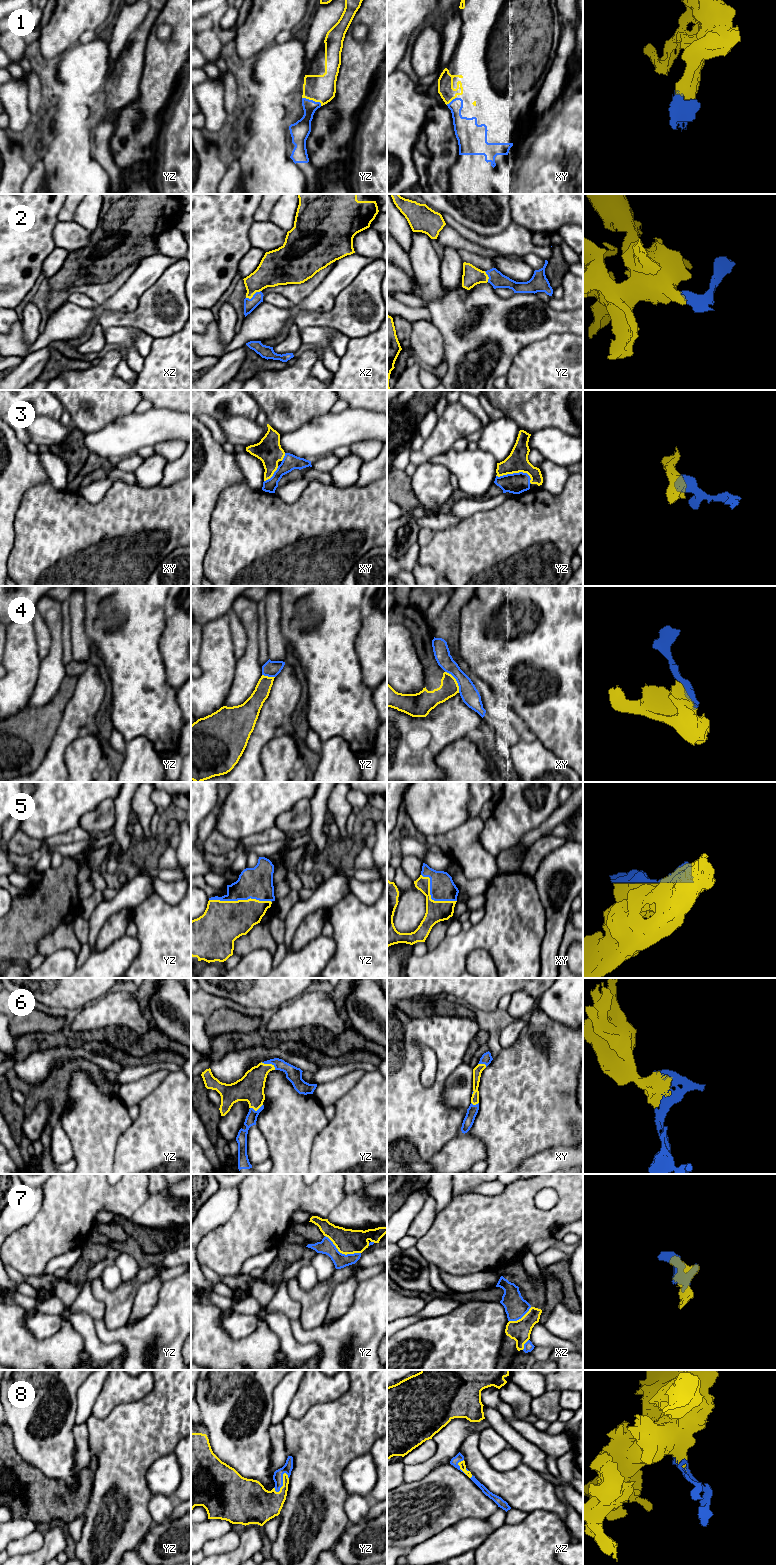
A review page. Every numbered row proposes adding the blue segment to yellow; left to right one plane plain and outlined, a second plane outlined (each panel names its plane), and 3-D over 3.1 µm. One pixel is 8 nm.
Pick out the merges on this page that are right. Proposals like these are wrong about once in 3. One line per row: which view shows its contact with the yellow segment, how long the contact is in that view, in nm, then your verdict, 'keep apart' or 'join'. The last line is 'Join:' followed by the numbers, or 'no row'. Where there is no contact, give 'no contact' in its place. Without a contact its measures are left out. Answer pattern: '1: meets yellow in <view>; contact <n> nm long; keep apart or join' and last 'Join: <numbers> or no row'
1: meets yellow in yz; contact 170 nm long; join
2: meets yellow in xz; contact 140 nm long; join
3: meets yellow in yz; contact 300 nm long; keep apart
4: meets yellow in xy; contact 200 nm long; keep apart
5: meets yellow in yz; contact 500 nm long; join
6: meets yellow in yz; contact 130 nm long; join
7: meets yellow in yz; contact 320 nm long; keep apart
8: meets yellow in yz; contact 180 nm long; join
Join: 1, 2, 5, 6, 8

